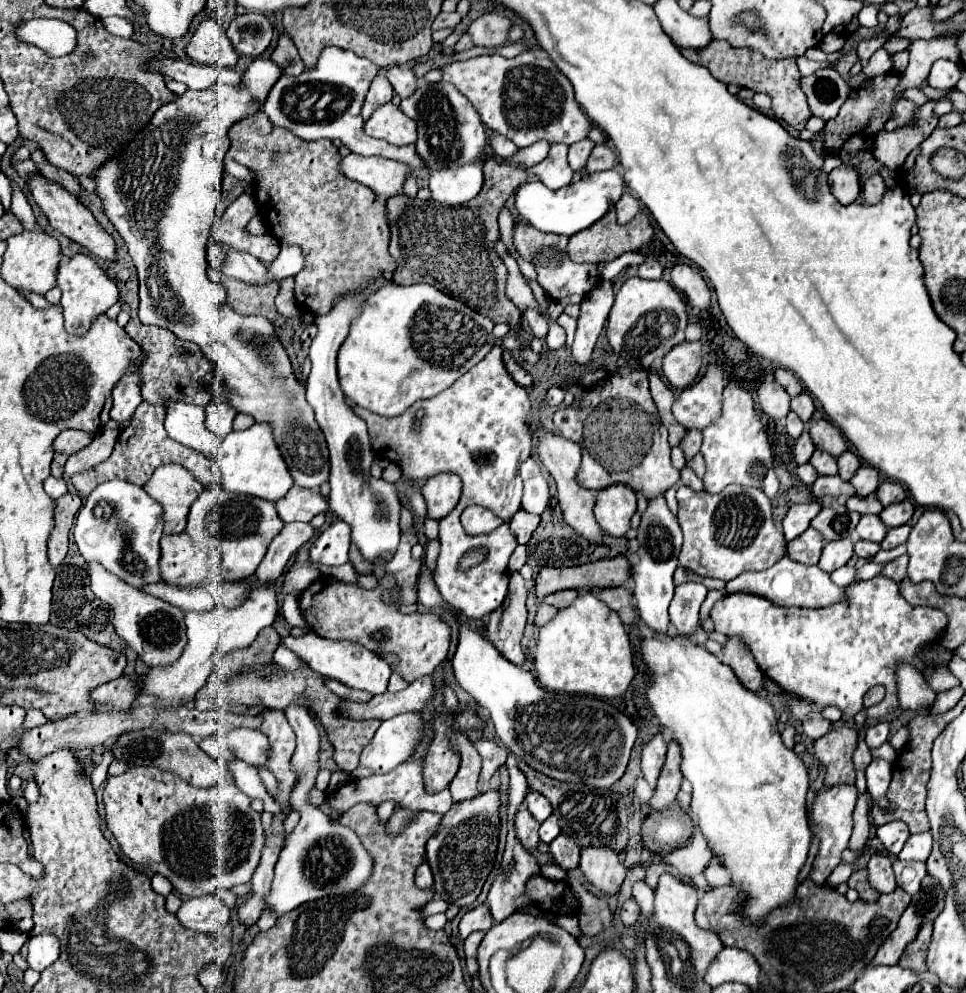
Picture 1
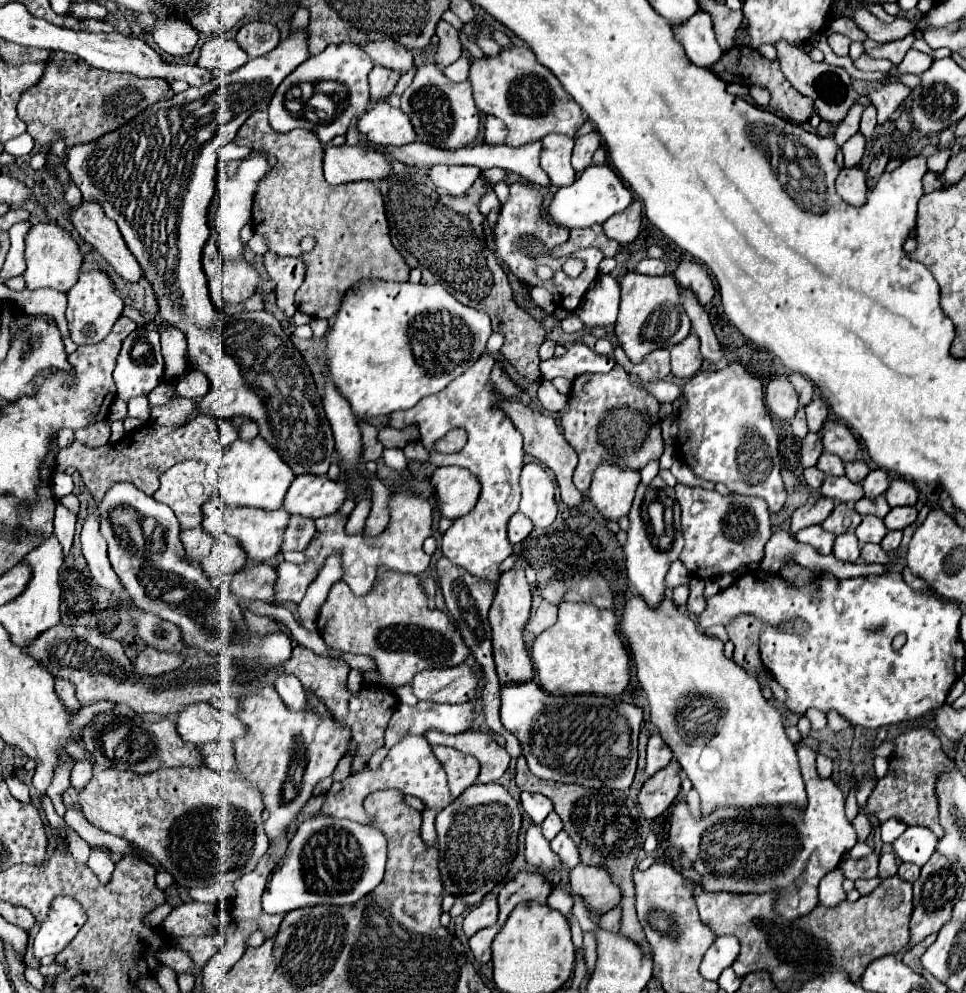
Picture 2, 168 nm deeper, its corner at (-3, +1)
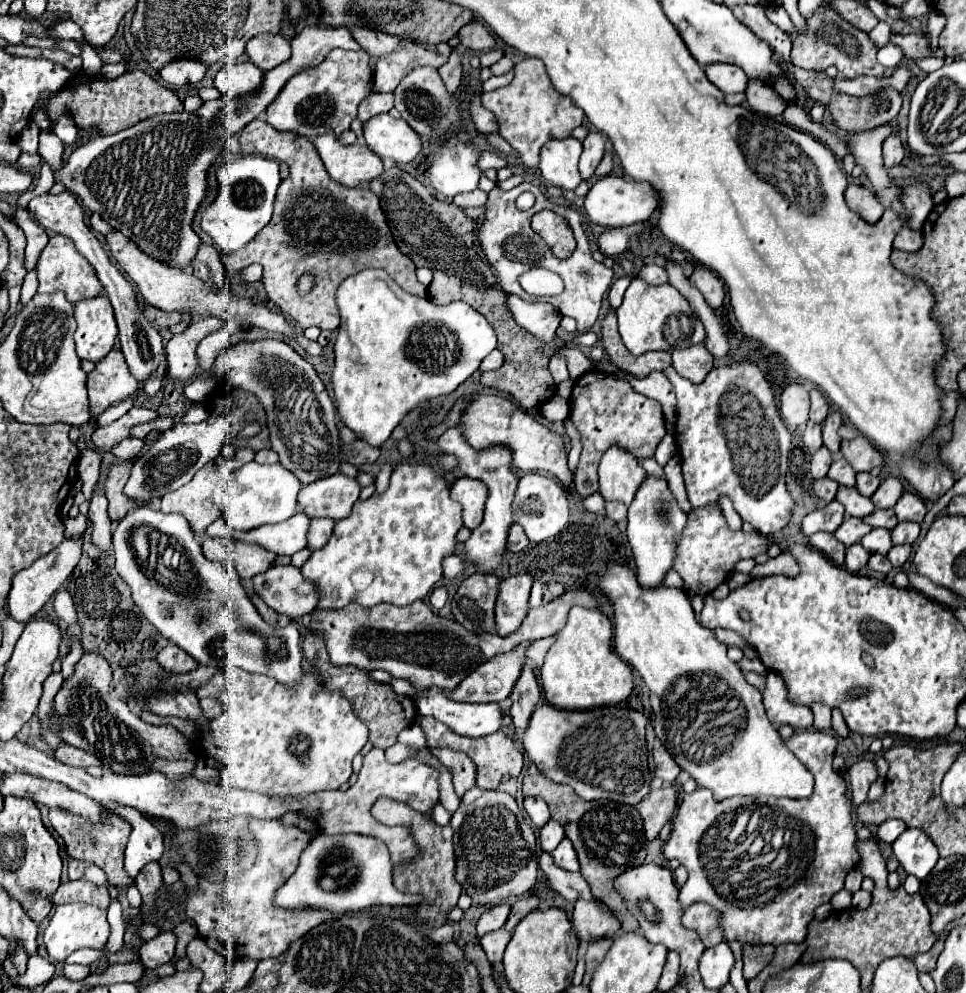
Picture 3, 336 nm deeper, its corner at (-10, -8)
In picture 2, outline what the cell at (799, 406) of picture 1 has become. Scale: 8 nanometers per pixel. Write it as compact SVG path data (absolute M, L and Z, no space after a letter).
M815 398L807 408L807 424L809 424L809 432L819 432L829 410L827 410L827 404L821 400L821 398Z

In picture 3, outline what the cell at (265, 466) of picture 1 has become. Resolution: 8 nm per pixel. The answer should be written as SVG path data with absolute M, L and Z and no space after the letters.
M250 461L242 465L236 471L236 485L238 489L222 505L222 517L230 523L232 529L248 531L266 523L280 523L296 513L296 495L302 485L288 469L282 469L280 463L260 465Z

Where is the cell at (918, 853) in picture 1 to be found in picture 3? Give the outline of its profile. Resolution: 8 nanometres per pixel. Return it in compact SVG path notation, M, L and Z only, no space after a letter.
M906 829L894 843L894 855L908 875L924 879L938 861L938 849L922 829Z

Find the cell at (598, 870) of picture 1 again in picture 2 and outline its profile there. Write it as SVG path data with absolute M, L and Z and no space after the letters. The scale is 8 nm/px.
M579 864L571 870L569 884L571 894L583 898L591 912L605 914L619 906L621 892L619 888L615 888L615 884L611 884L611 878L607 876L607 872L603 872L603 868L585 868L583 864Z

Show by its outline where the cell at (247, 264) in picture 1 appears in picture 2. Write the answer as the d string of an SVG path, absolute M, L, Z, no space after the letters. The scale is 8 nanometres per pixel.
M251 154L245 160L241 160L233 180L229 178L223 184L221 194L219 194L219 202L217 202L217 208L215 208L217 210L215 212L215 228L217 228L217 234L219 234L217 246L219 246L219 252L221 252L223 258L235 258L243 252L239 232L251 220L251 210L253 210L253 202L255 202L255 196L257 196L257 190L259 190L259 182L269 174L269 170L271 170L271 166L269 166L265 154Z

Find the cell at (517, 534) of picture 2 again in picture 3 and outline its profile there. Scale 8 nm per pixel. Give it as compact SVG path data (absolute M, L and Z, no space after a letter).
M514 523L514 525L510 527L510 535L508 535L508 549L510 549L512 553L518 553L518 551L522 551L526 545L528 545L528 537L526 537L524 529L522 529L518 523Z

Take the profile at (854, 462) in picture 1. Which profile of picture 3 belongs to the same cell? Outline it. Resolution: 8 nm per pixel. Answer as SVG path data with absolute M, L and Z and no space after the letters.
M858 473L856 475L856 489L866 497L870 497L878 489L878 485L880 485L880 479L872 477L870 473Z

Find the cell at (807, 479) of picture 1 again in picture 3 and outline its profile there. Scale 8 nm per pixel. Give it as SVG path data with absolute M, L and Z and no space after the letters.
M816 479L814 481L814 493L816 493L816 497L820 497L822 501L826 501L826 503L830 503L834 497L836 497L836 491L838 491L838 483L836 481L832 481L832 479Z

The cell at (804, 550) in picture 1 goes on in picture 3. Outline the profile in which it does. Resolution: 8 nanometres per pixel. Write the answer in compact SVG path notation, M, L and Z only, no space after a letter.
M814 533L812 537L808 537L810 545L818 551L822 551L828 559L832 559L836 565L844 565L844 553L846 547L830 533Z

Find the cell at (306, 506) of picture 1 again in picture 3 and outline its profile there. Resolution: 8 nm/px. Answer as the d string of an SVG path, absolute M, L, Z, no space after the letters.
M342 473L314 481L298 493L298 509L308 517L330 517L332 521L346 519L360 495L360 485Z

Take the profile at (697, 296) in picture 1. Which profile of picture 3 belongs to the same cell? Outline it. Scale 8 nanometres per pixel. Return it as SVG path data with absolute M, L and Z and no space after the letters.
M698 267L690 275L690 283L702 291L706 303L712 309L718 309L722 305L722 301L724 301L724 283L718 279L716 273L712 273L706 267Z

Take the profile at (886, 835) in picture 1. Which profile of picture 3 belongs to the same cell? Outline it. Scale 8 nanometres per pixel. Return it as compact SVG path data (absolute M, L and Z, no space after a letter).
M890 819L890 821L884 821L880 827L878 827L878 839L884 841L884 843L894 843L898 835L902 835L906 831L906 823L904 821L898 821L898 819Z

